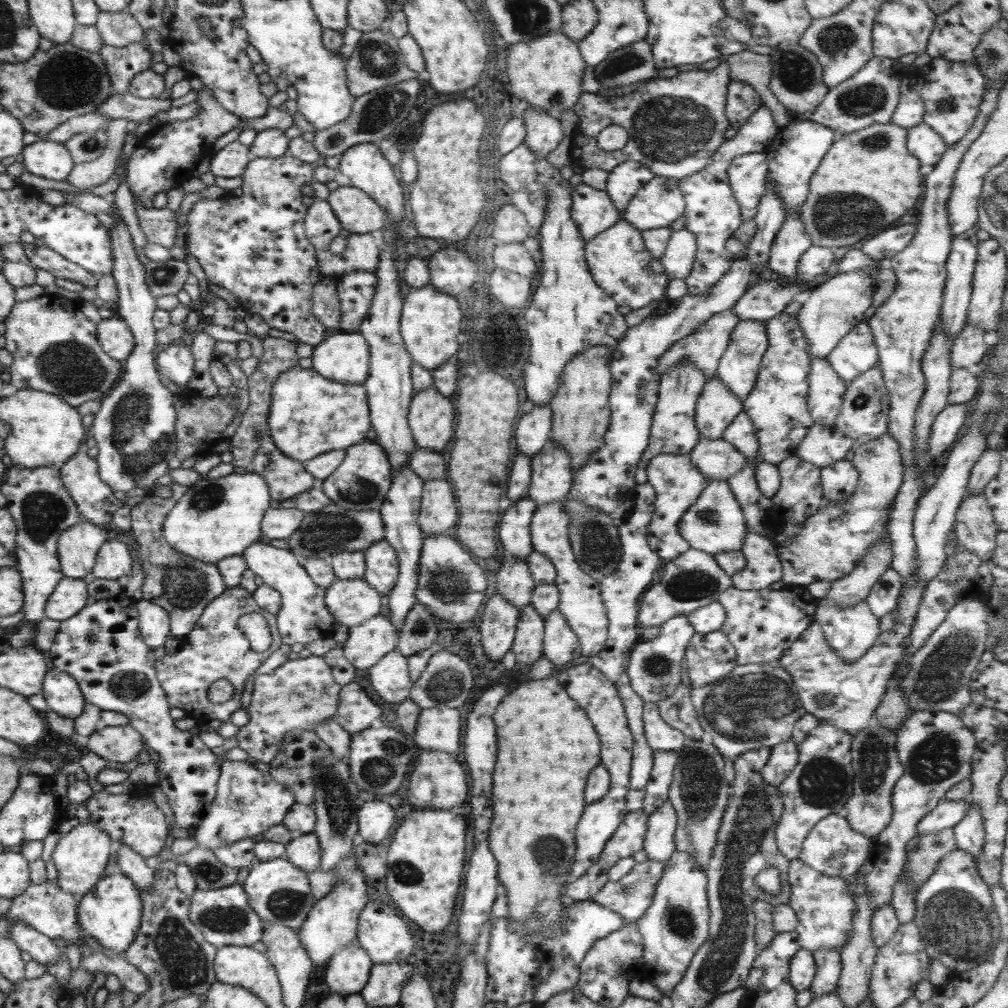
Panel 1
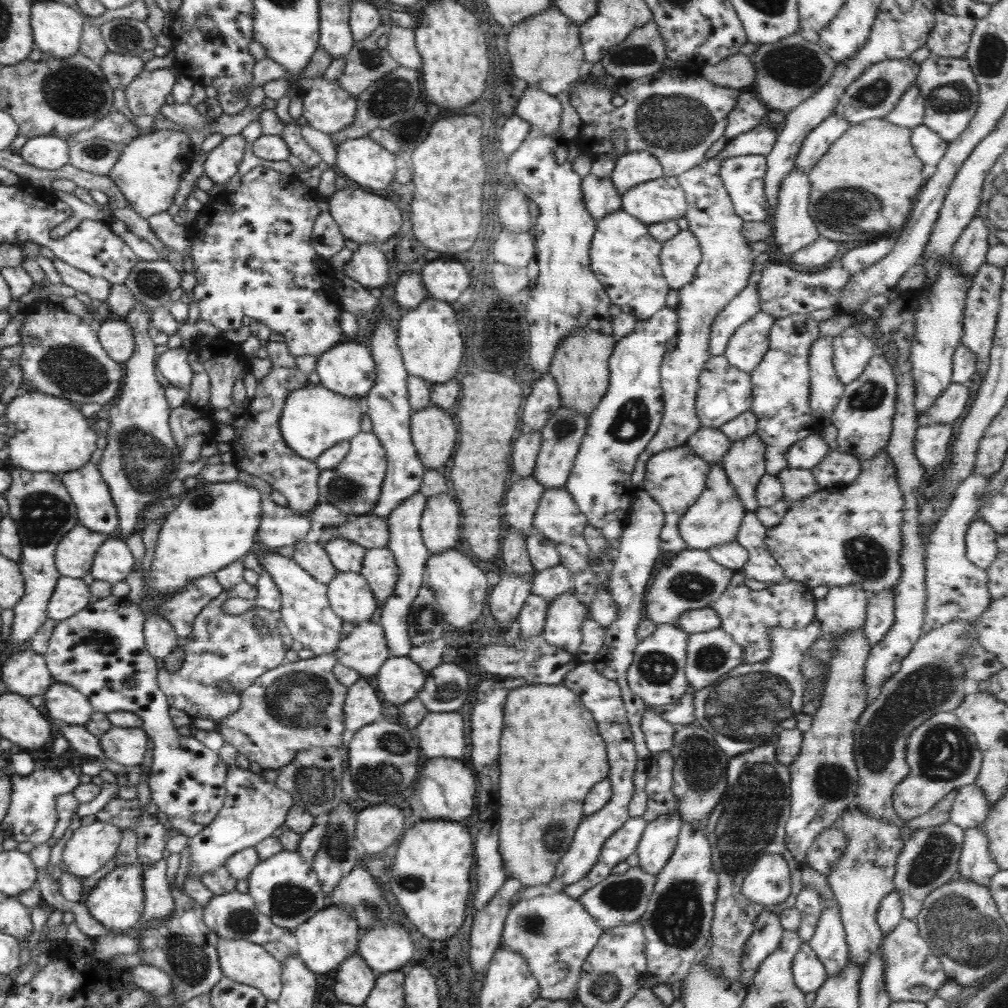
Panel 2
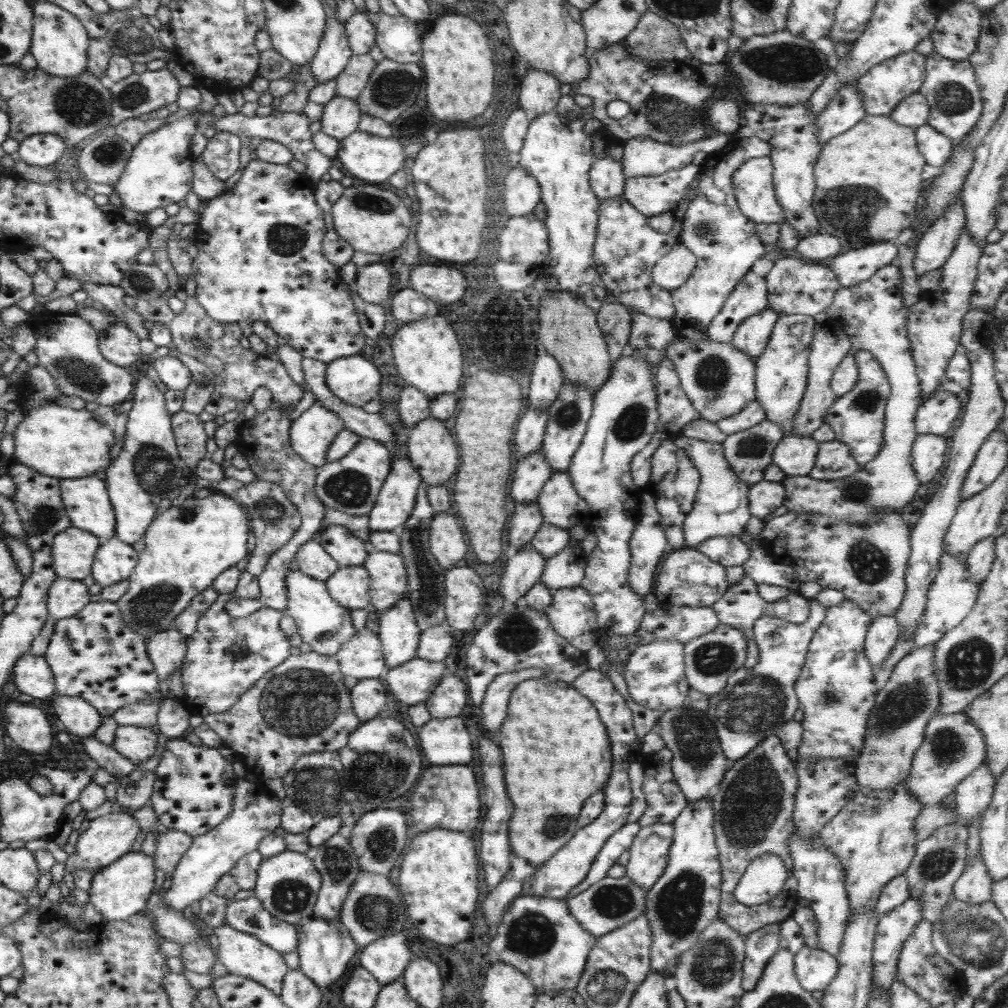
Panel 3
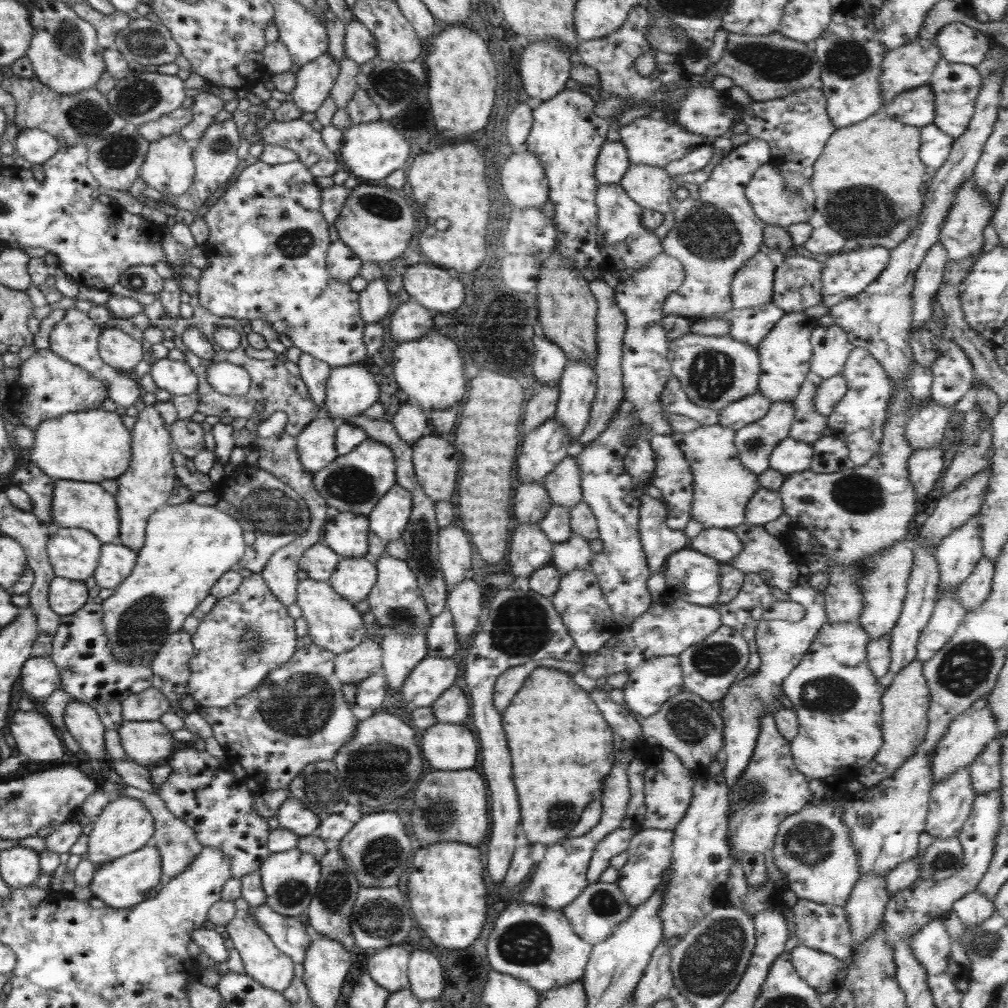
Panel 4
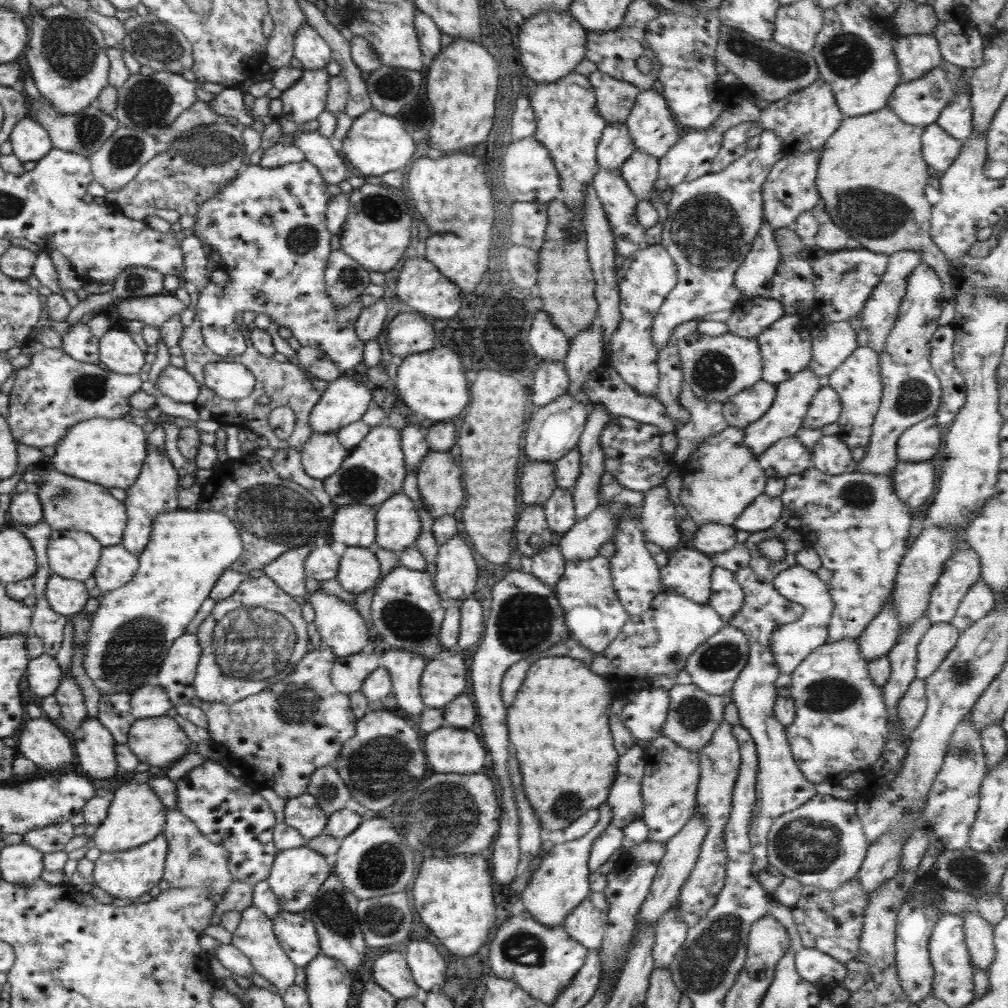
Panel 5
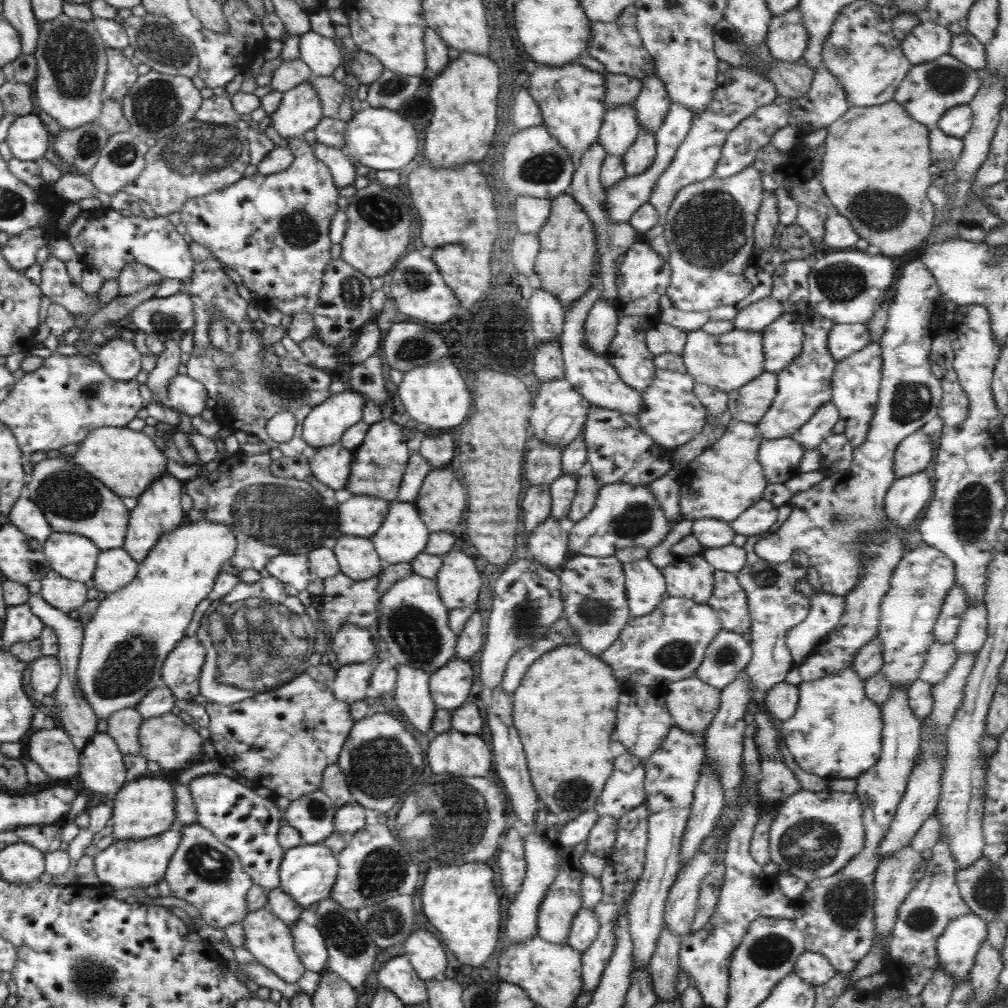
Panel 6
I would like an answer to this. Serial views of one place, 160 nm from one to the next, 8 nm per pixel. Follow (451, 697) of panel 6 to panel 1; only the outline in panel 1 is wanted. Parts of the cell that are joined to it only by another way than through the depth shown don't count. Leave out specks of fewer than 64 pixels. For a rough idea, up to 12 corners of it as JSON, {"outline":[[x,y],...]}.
{"outline":[[384,654],[368,680],[387,703],[408,697],[406,657]]}

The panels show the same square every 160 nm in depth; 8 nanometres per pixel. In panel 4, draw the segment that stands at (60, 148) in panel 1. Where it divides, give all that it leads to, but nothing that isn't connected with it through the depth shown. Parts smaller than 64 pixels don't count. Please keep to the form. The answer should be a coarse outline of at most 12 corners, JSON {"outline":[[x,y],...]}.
{"outline":[[40,129],[17,132],[13,155],[41,164],[61,146]]}

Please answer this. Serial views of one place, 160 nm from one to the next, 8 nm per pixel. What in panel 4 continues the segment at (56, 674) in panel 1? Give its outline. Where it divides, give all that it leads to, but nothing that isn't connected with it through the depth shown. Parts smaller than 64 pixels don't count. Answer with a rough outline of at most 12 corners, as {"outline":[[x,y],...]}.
{"outline":[[69,701],[64,728],[80,752],[105,762],[103,728],[93,707]]}

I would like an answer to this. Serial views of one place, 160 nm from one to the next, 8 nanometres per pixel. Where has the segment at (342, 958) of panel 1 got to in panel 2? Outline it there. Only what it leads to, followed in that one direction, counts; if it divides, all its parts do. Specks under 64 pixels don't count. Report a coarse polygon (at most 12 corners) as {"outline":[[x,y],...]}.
{"outline":[[356,954],[334,971],[338,1002],[363,1006],[376,975]]}

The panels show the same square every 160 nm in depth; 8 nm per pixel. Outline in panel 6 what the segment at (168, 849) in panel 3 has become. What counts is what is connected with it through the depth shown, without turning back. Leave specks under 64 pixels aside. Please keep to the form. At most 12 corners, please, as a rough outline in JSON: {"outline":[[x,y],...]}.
{"outline":[[197,823],[162,880],[222,929],[248,914],[239,857]]}

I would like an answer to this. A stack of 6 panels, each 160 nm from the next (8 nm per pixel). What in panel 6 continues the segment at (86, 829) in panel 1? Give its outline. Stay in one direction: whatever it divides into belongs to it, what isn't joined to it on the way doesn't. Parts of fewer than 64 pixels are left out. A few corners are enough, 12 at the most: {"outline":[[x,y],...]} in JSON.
{"outline":[[137,777],[115,793],[117,840],[165,832],[175,797],[166,779]]}

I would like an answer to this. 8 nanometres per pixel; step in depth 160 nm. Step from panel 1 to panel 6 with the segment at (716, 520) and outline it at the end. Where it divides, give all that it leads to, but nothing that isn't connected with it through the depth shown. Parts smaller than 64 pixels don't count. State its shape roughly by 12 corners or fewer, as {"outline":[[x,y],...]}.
{"outline":[[731,419],[679,478],[683,519],[732,522],[767,482],[754,424]]}

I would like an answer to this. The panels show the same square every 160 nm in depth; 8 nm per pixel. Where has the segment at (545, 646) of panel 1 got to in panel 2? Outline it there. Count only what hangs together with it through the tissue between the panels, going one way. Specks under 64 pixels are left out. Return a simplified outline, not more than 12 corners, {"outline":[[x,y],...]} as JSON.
{"outline":[[565,591],[548,604],[540,636],[574,655],[588,608]]}

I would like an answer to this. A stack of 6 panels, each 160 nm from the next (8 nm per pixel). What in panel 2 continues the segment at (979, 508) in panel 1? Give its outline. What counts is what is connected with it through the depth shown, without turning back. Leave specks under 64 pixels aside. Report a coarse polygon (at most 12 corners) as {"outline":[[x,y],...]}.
{"outline":[[974,518],[964,555],[986,569],[997,554],[997,535]]}

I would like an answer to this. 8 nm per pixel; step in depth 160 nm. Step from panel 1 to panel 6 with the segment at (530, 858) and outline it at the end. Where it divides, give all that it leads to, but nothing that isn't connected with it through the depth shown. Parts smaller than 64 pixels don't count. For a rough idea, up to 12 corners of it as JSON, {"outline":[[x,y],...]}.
{"outline":[[578,644],[511,693],[533,790],[574,819],[612,771],[623,690]]}

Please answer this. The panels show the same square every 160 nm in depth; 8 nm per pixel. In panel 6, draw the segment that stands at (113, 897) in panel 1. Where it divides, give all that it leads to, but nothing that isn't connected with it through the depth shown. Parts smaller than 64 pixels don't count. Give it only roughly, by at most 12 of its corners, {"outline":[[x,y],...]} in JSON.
{"outline":[[177,829],[113,841],[92,857],[100,886],[144,889],[164,877]]}

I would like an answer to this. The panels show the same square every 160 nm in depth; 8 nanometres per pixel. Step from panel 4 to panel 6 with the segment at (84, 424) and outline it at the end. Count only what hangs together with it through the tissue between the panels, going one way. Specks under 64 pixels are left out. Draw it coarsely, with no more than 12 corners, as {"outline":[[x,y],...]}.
{"outline":[[94,428],[68,460],[119,497],[167,474],[151,438]]}

